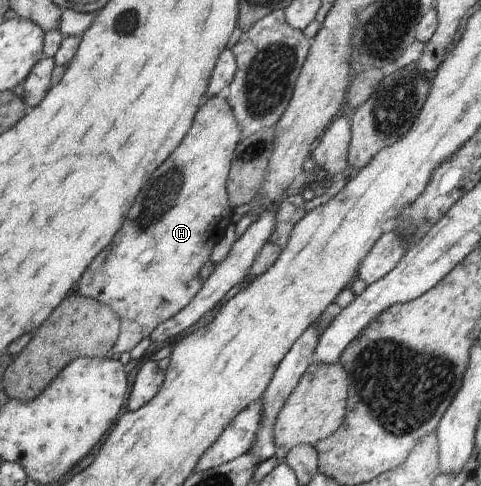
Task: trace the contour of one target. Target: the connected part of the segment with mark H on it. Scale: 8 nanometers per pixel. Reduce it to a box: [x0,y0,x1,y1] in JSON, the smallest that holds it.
[74,94,241,358]

